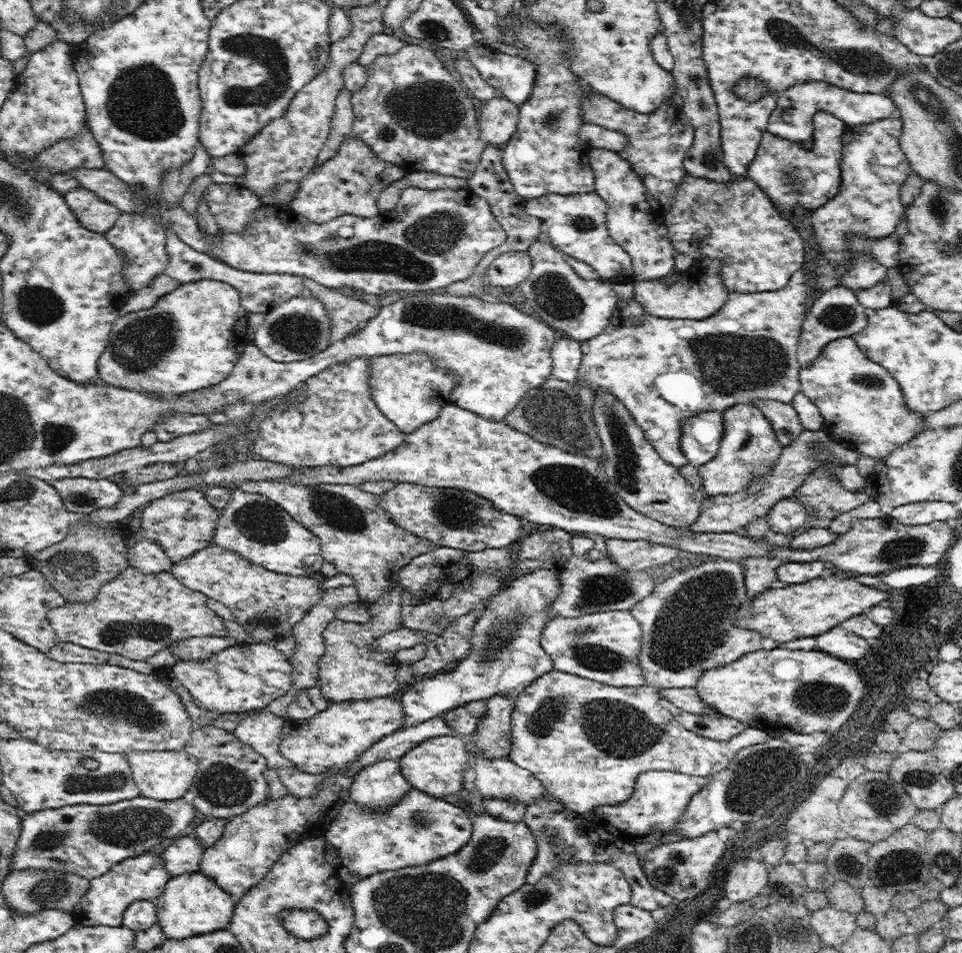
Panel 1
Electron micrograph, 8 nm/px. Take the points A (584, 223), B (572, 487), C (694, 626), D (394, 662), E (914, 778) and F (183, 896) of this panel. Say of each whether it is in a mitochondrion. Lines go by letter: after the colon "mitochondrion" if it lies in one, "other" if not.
A: mitochondrion
B: mitochondrion
C: mitochondrion
D: other
E: mitochondrion
F: other

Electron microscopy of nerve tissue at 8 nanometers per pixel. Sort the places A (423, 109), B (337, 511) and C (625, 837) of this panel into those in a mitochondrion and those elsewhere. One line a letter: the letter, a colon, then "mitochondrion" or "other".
A: mitochondrion
B: mitochondrion
C: other

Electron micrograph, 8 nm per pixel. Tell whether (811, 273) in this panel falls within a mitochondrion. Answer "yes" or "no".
no

